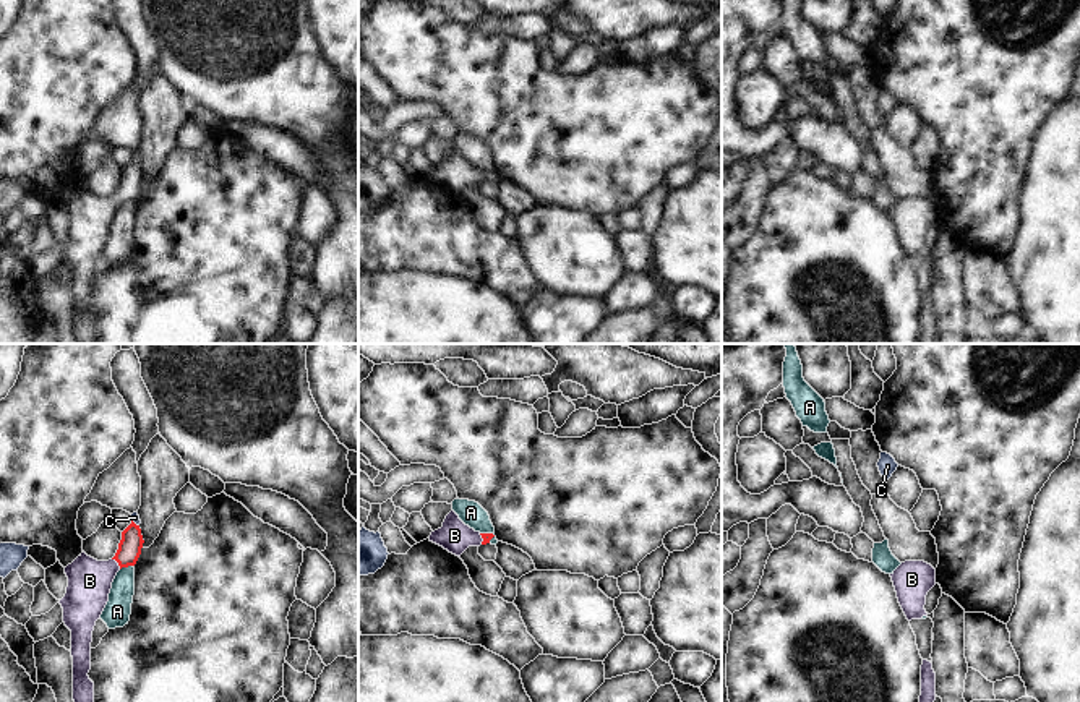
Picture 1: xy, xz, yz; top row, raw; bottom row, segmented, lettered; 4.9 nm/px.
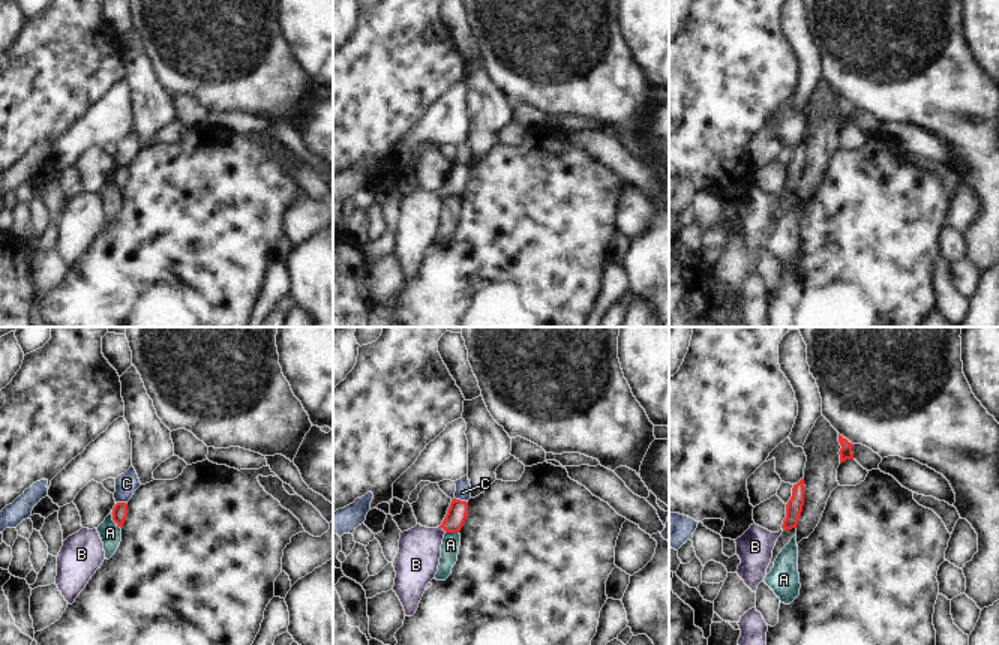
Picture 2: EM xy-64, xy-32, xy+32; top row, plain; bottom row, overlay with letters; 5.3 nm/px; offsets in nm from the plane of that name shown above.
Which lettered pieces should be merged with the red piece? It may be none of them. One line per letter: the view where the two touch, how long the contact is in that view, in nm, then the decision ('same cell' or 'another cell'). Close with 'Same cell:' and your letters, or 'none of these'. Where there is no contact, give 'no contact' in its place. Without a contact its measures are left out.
A: meets red in xy; contact 70 nm long; another cell
B: meets red in xy; contact 70 nm long; same cell
C: meets red in xy; contact 50 nm long; another cell
Same cell: B

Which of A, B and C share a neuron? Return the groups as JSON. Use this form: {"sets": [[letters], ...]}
{"sets": [["A"], ["B"], ["C"]]}

